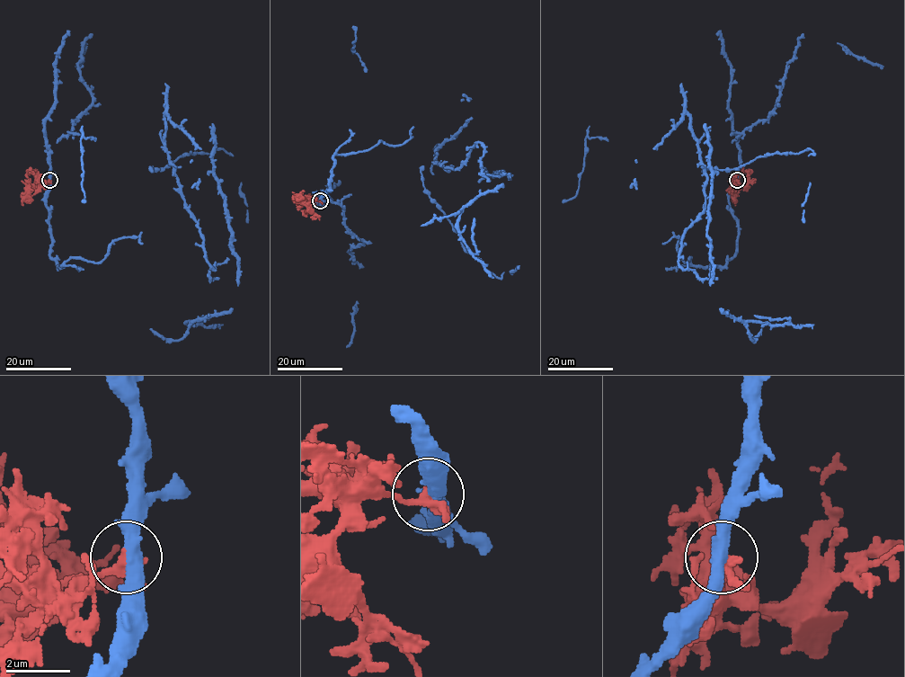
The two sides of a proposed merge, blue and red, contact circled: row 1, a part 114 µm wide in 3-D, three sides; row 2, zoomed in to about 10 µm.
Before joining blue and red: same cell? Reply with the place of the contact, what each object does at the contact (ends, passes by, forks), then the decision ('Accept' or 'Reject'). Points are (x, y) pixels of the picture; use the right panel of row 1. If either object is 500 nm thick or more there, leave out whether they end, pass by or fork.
Place: (737, 180). At the ring blue passes by. At the ring red passes by. Reject

